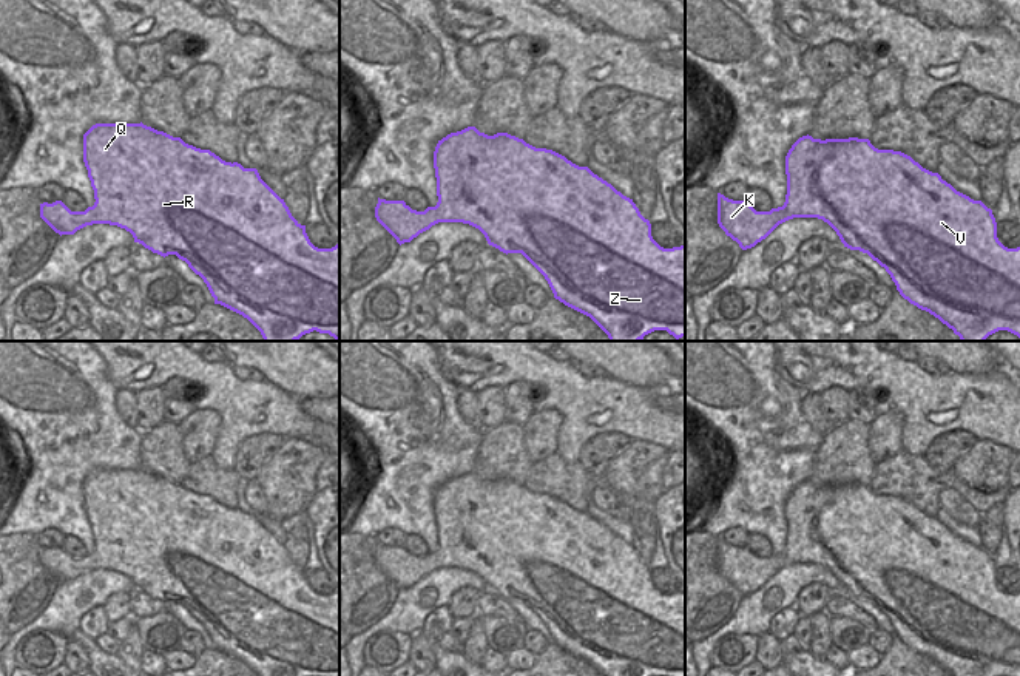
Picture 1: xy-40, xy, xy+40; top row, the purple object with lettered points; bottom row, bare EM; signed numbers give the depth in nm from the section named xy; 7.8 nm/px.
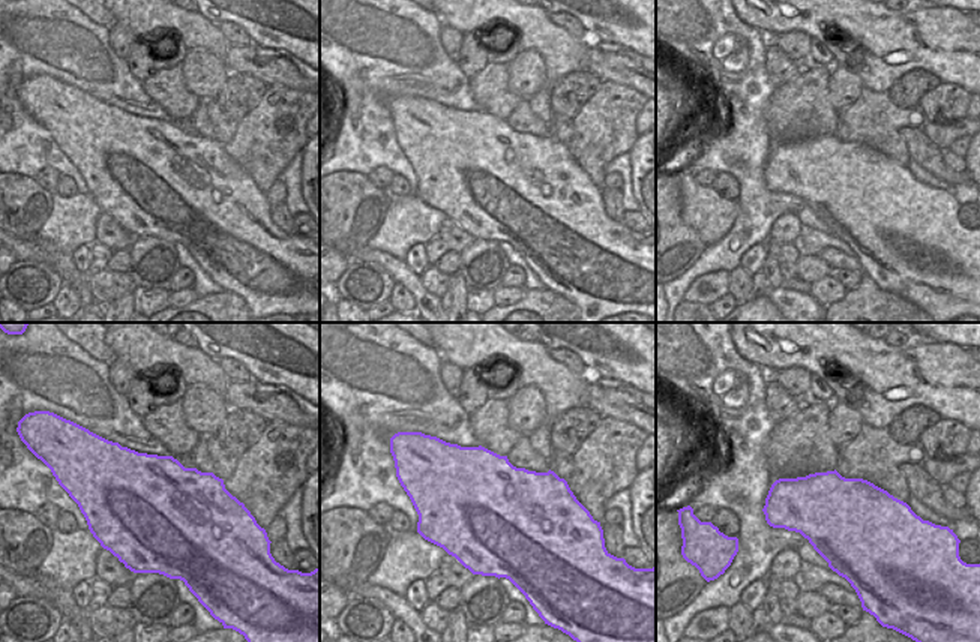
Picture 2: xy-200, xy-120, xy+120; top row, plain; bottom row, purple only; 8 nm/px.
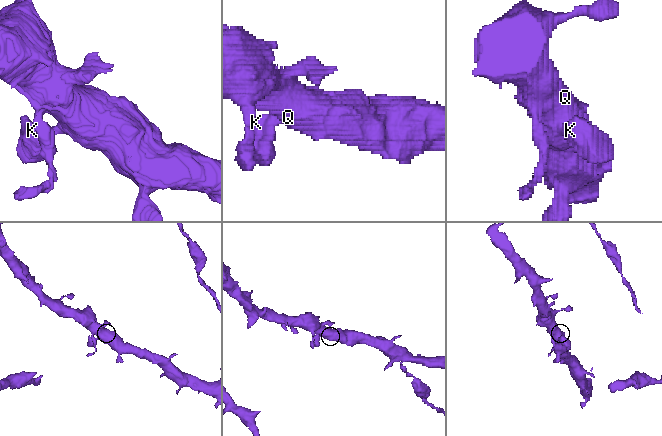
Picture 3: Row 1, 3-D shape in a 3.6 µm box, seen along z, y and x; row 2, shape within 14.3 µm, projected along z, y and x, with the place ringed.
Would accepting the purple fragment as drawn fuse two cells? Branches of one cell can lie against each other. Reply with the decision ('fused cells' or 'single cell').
single cell

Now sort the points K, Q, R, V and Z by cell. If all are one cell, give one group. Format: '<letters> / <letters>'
K Q R V Z

